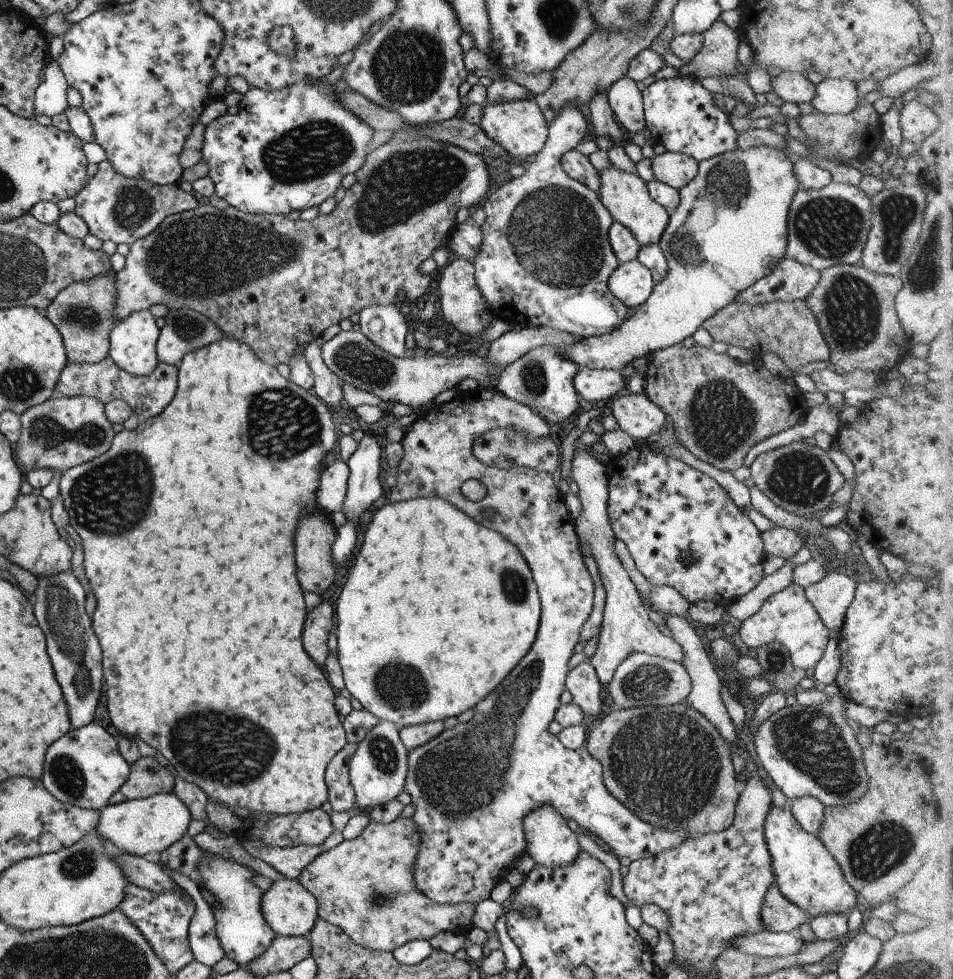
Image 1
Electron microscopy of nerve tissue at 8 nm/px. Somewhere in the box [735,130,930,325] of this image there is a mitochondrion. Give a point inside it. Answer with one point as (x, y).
(830, 227)

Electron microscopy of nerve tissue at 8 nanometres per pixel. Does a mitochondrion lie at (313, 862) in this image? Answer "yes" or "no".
no

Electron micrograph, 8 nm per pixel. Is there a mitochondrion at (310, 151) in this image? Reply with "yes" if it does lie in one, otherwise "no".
yes

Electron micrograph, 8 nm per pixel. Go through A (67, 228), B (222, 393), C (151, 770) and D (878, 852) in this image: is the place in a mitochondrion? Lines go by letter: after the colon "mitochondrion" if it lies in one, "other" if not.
A: other
B: other
C: mitochondrion
D: mitochondrion

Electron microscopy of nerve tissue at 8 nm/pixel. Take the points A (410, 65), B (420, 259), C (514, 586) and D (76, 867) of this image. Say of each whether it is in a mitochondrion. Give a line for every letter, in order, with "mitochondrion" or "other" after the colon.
A: mitochondrion
B: other
C: mitochondrion
D: mitochondrion

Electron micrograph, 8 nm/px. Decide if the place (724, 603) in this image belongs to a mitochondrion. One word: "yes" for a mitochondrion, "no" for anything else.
no

